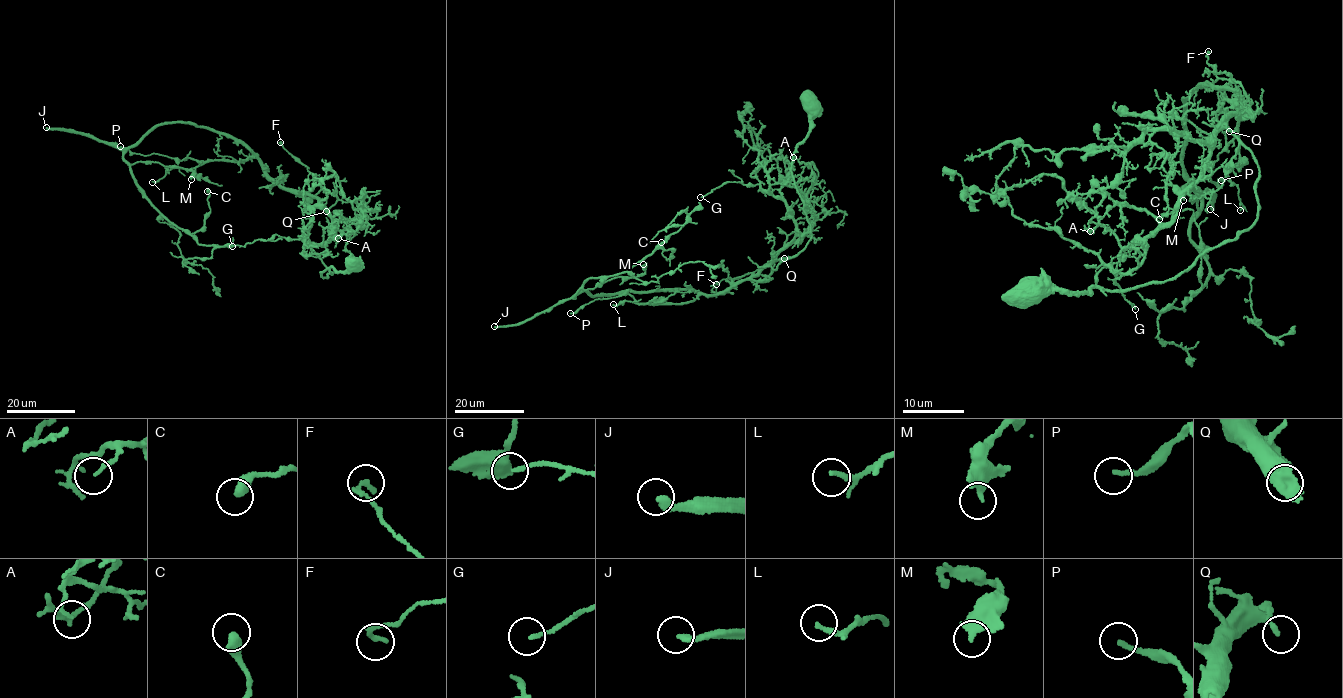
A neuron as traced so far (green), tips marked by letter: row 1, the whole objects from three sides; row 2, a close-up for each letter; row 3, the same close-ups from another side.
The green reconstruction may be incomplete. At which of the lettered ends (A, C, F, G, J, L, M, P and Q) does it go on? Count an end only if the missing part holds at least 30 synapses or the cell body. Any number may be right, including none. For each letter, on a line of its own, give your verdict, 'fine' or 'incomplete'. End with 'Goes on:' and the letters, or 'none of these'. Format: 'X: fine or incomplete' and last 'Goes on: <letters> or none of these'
A: fine
C: fine
F: fine
G: fine
J: incomplete
L: fine
M: fine
P: fine
Q: fine
Goes on: J

